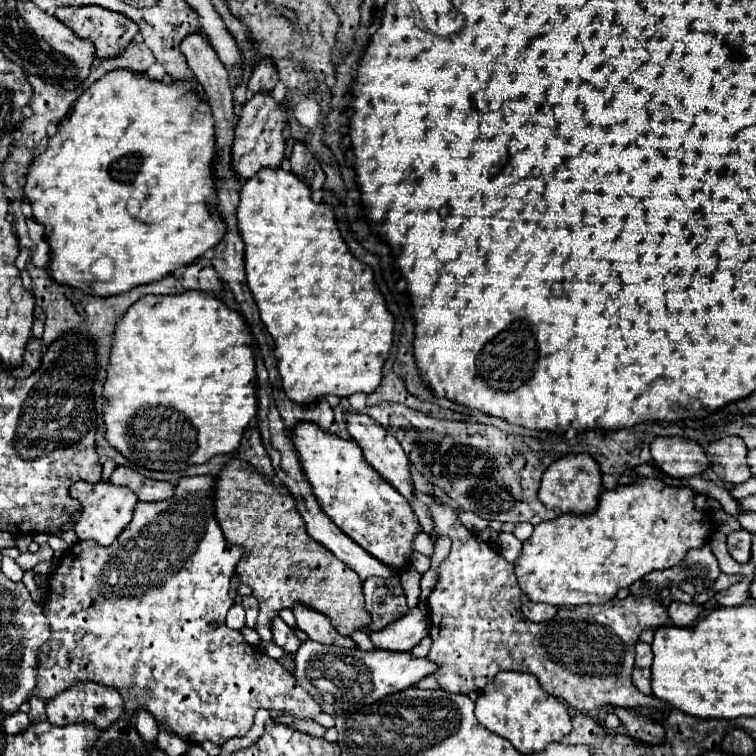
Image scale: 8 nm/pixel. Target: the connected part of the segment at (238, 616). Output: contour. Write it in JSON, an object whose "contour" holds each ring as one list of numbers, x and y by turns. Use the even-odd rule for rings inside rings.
{"contour":[[234,604,234,606,228,610,226,626,228,626,228,628,234,628,234,630,242,630,242,628,244,628,244,608,242,608,240,604]]}

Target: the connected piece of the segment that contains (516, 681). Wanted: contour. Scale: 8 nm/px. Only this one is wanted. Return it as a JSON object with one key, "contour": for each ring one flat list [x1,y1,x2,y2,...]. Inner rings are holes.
{"contour":[[502,672,478,692,476,718,490,732,510,740,522,754,542,752,550,742,560,742,572,728,566,706,558,698,546,694,530,674,518,672]]}

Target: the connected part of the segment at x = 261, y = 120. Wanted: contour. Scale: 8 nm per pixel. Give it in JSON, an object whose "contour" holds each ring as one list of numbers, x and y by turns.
{"contour":[[254,94,238,114,238,122,234,128,234,144,232,144,232,170,238,180,252,178,262,168,278,168,284,158,286,142,282,138,282,130,286,126,286,110,276,104,272,94]]}

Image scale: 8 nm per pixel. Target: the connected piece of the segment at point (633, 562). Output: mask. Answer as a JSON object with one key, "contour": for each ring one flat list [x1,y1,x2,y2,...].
{"contour":[[638,478,630,486,602,492,598,508,592,514,560,514,550,522,534,526,532,536,522,544,522,554,514,562,514,570,522,592,534,602,552,606,604,604,612,600,620,588,628,588,648,572,676,566,688,550,708,542,714,530,716,526,710,516,694,510,694,492,690,488,672,488,662,480]]}

